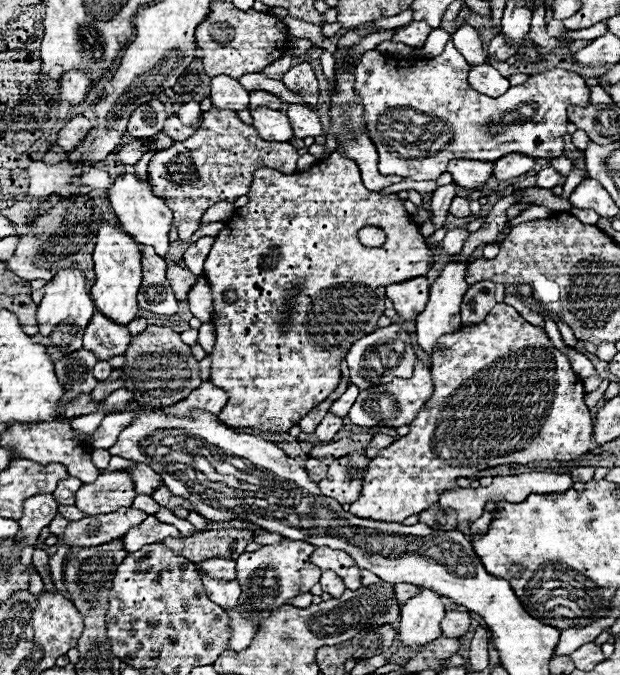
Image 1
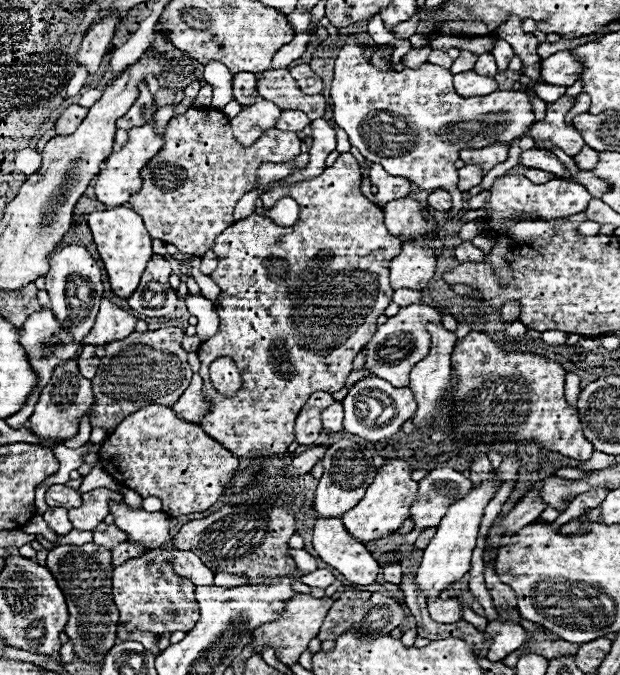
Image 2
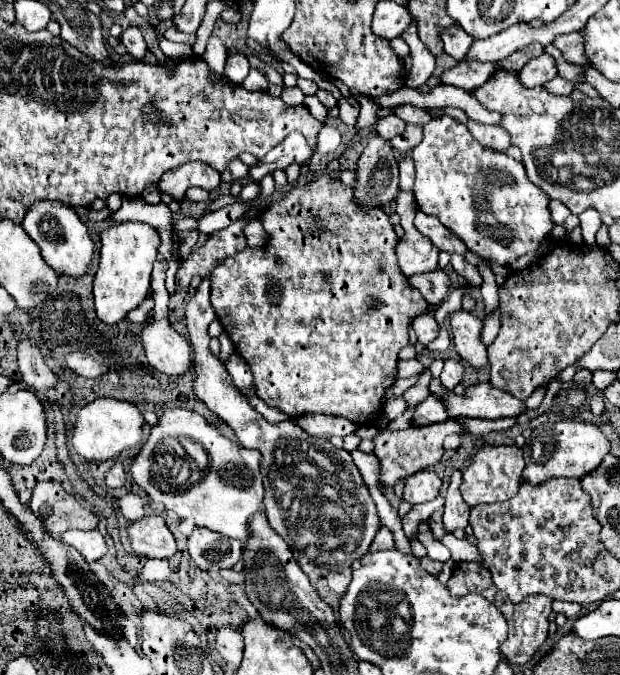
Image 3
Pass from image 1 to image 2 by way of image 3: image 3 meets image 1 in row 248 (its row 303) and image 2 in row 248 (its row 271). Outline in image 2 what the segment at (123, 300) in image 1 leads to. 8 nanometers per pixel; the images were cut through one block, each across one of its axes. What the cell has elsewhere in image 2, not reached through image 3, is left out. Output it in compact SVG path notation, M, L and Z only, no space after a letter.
M116 206L110 210L92 212L88 216L88 226L92 230L94 242L98 246L98 252L100 252L100 258L104 262L104 268L108 272L114 294L120 298L128 298L138 288L140 276L142 276L148 260L154 254L152 240L142 224L142 218L126 206Z

